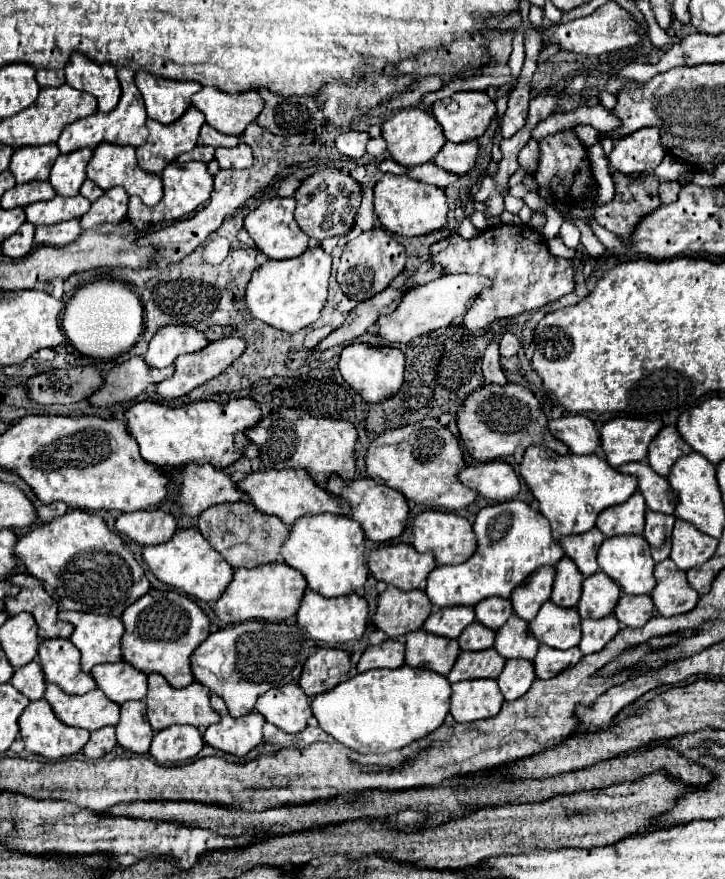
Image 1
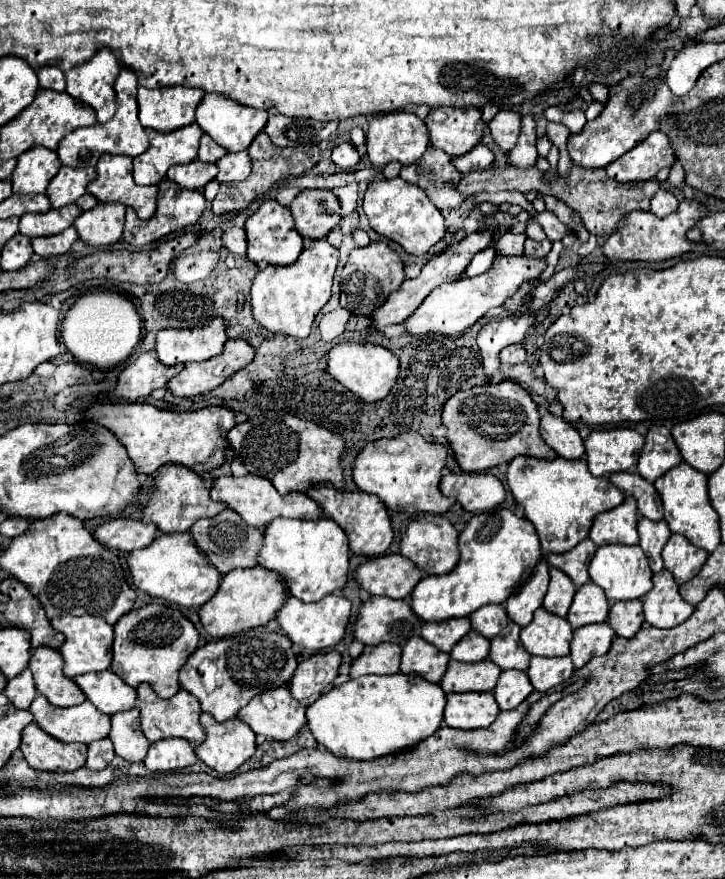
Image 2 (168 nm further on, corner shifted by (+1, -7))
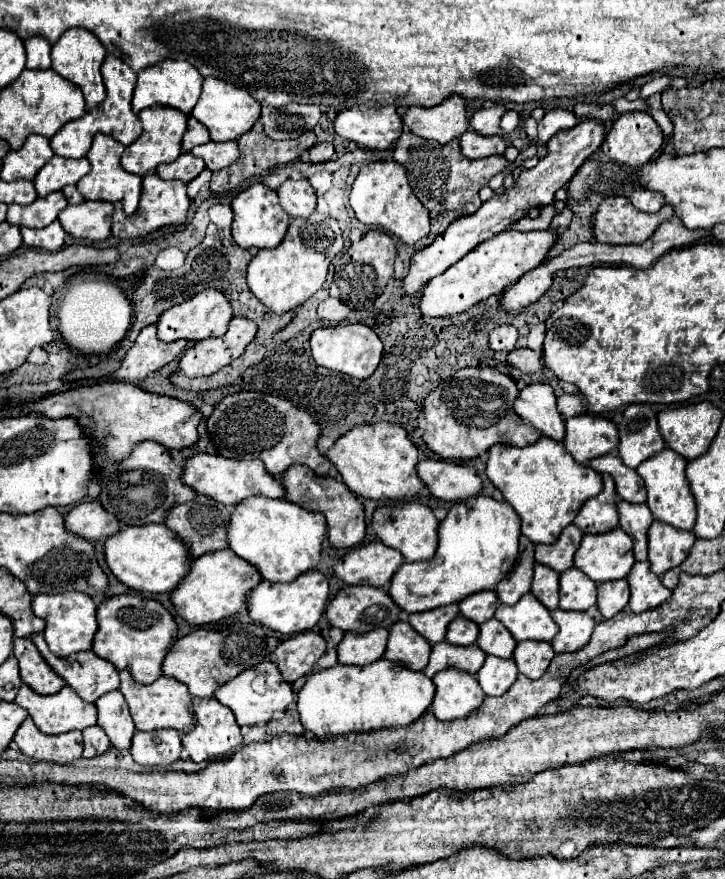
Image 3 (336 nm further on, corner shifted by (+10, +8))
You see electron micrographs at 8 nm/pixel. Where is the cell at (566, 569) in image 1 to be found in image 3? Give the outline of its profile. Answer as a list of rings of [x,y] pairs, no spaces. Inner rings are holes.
[[[536,564],[534,580],[532,580],[532,594],[548,608],[558,608],[558,578],[560,574],[544,564]]]

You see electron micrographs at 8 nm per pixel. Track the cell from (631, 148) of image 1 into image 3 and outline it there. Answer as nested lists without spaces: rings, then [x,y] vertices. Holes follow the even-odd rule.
[[[646,112],[622,114],[606,134],[602,152],[628,168],[642,168],[660,150],[662,128]]]

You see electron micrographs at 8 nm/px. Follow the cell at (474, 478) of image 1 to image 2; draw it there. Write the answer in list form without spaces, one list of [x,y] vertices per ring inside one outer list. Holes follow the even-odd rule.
[[[445,473],[439,487],[445,497],[453,497],[465,511],[471,513],[493,511],[505,499],[503,483],[491,473]]]

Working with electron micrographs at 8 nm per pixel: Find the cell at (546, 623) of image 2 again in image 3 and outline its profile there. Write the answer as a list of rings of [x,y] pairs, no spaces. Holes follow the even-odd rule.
[[[532,592],[524,594],[522,600],[514,606],[504,606],[498,604],[496,614],[494,614],[510,632],[512,636],[522,642],[522,640],[544,640],[550,642],[558,626],[550,616],[550,610],[540,604]]]

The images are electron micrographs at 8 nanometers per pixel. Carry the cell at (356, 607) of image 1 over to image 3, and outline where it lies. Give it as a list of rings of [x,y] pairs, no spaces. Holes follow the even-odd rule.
[[[312,570],[300,576],[300,580],[294,580],[292,584],[260,582],[250,592],[248,610],[252,620],[258,624],[264,624],[282,634],[298,634],[298,632],[312,630],[320,622],[328,604],[328,594],[330,594],[330,586],[326,576],[320,574],[318,570]]]

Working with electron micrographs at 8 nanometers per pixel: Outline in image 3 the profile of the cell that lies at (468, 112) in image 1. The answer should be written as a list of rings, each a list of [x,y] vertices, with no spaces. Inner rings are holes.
[[[448,96],[444,102],[432,108],[412,106],[402,116],[402,120],[412,134],[436,140],[440,144],[460,138],[470,124],[466,114],[466,100],[462,96]]]

